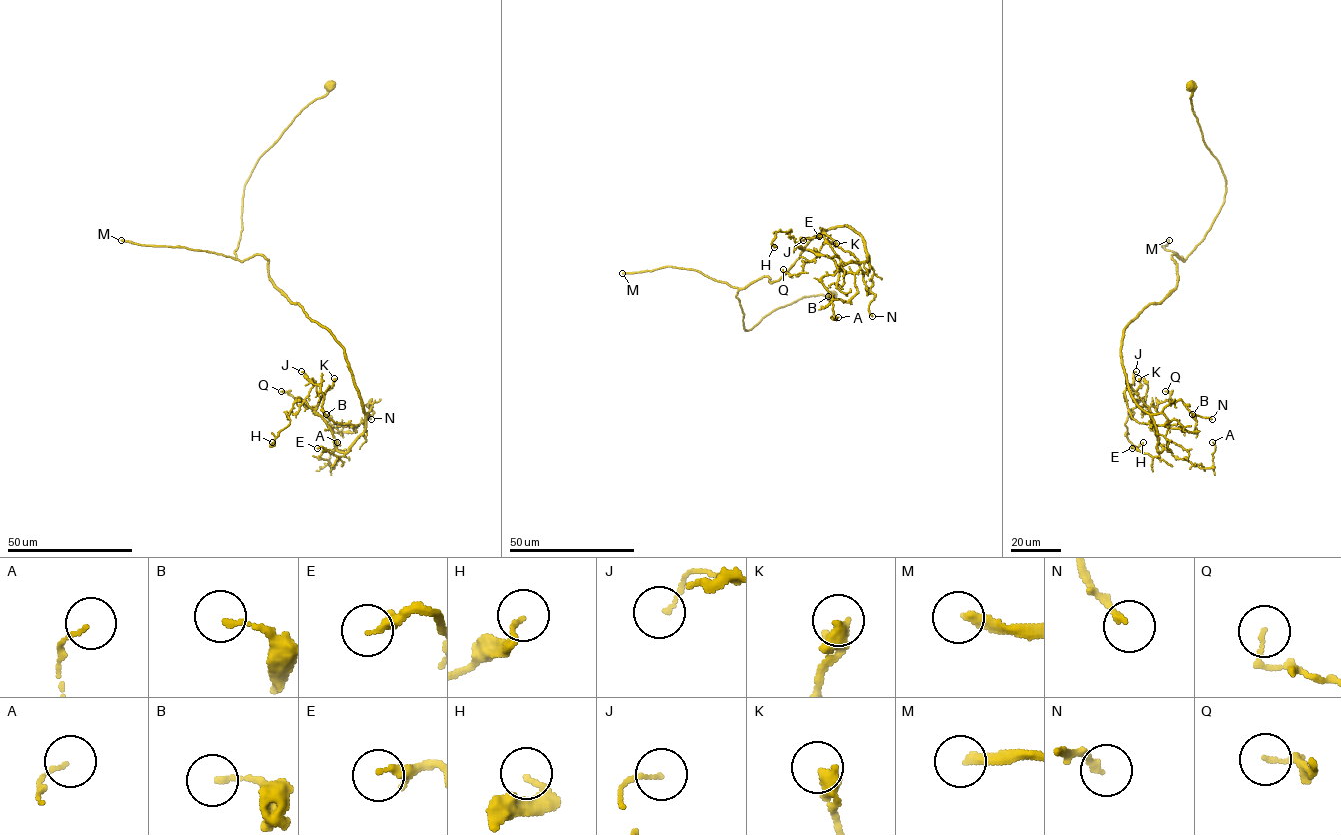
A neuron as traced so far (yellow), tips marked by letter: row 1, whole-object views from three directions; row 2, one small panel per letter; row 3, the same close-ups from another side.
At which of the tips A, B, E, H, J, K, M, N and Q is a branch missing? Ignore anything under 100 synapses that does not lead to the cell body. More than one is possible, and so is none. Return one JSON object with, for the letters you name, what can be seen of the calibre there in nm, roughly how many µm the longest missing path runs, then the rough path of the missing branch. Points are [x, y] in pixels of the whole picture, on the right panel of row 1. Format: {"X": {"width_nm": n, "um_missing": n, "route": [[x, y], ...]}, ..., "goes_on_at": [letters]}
{"M": {"width_nm": 280, "um_missing": 80, "route": [[1169, 240], [1177, 220], [1169, 208], [1169, 194], [1179, 184], [1175, 171], [1181, 164], [1172, 156], [1175, 147]]}, "goes_on_at": ["M"]}

